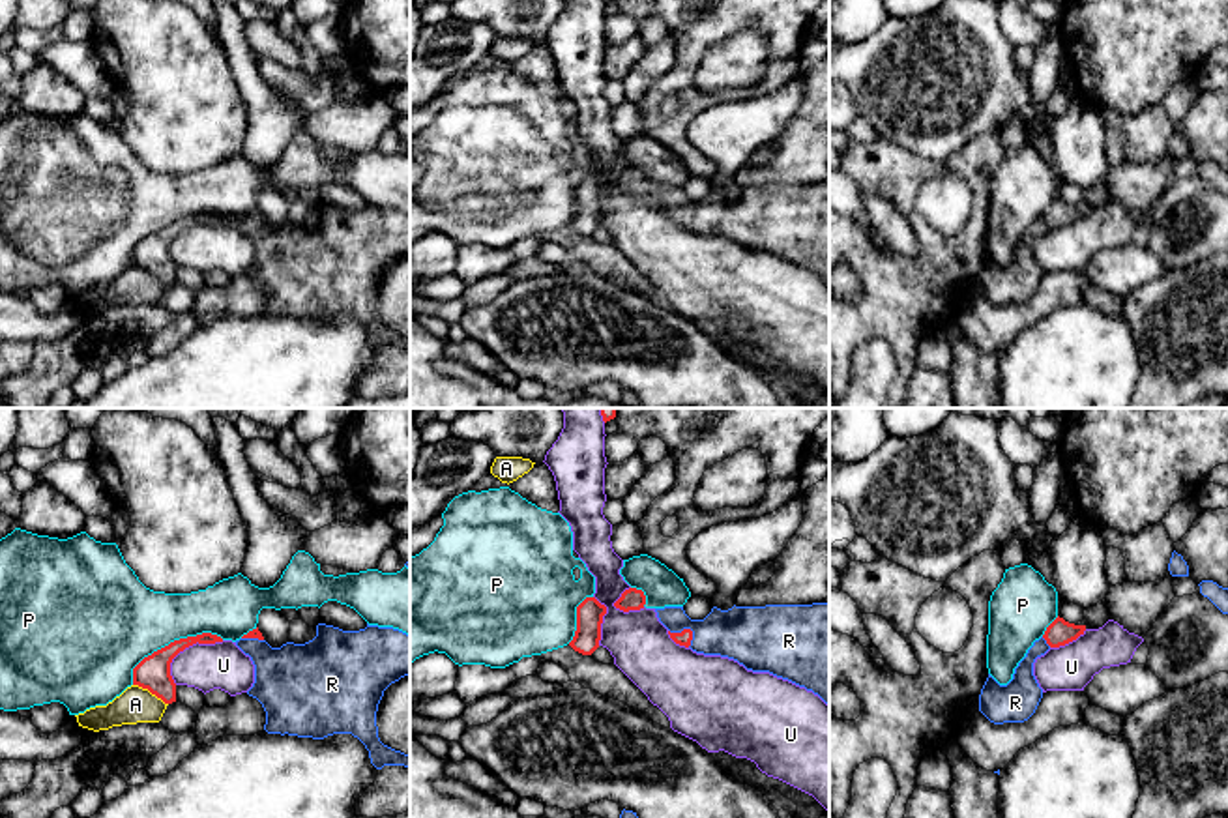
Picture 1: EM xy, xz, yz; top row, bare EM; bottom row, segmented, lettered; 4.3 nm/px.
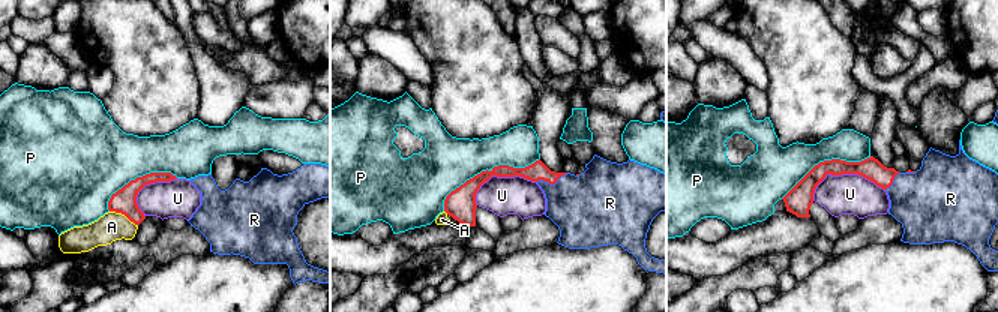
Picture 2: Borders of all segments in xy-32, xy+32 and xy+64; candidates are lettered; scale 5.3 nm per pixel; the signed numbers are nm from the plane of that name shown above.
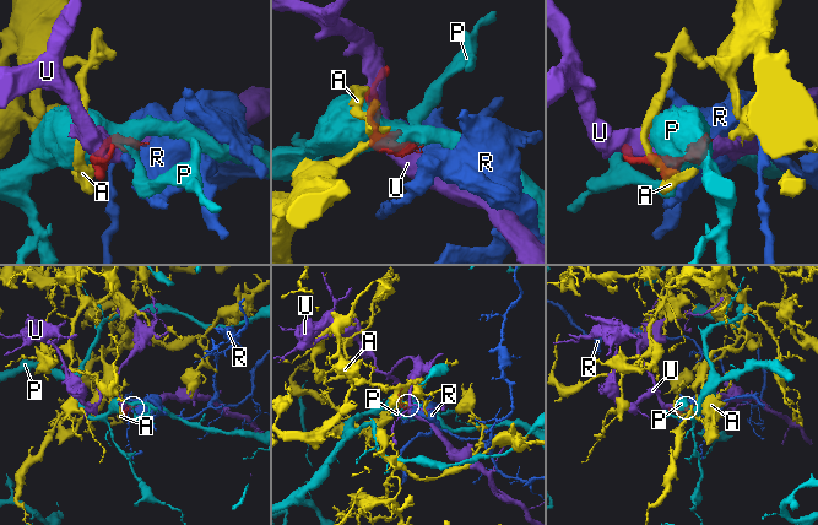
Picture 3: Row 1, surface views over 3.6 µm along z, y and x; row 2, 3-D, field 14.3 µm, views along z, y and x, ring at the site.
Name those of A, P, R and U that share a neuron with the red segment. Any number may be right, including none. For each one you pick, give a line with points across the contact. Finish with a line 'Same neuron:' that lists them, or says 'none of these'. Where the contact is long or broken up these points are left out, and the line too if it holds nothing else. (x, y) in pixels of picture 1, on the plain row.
R: way xz (684, 219), (687, 210), (744, 214)
Same neuron: R

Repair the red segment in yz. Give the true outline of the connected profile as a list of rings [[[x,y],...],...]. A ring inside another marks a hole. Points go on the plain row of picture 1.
[[[1058,197],[1046,208],[1045,215],[1028,230],[1007,266],[1000,266],[988,255],[979,275],[979,292],[994,305],[1028,301],[1043,279],[1043,270],[1033,256],[1035,240],[1045,236],[1050,228],[1076,221],[1084,212],[1086,206],[1069,204]]]

